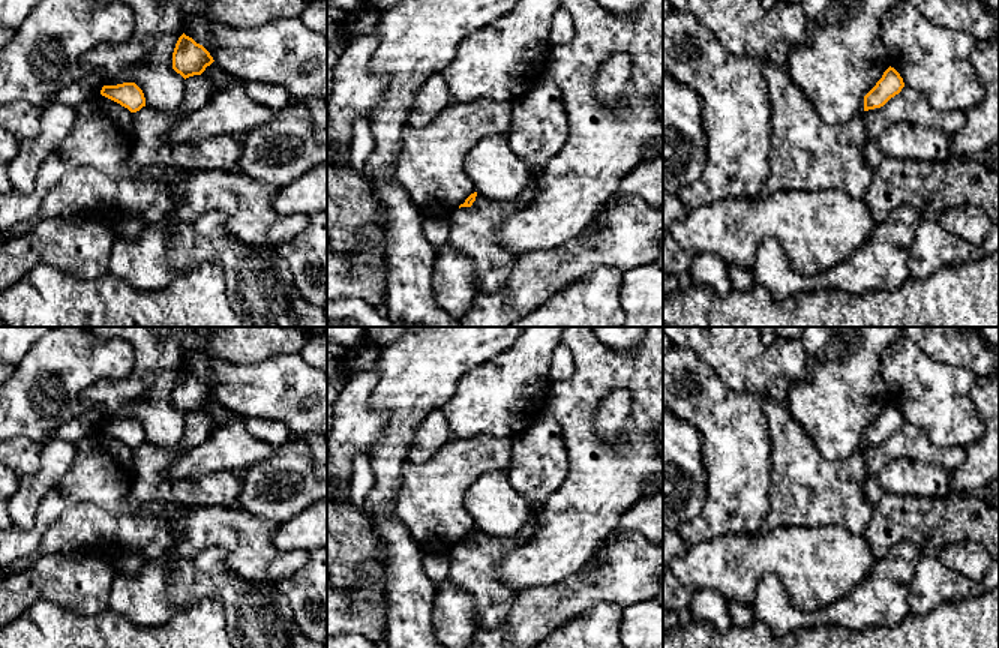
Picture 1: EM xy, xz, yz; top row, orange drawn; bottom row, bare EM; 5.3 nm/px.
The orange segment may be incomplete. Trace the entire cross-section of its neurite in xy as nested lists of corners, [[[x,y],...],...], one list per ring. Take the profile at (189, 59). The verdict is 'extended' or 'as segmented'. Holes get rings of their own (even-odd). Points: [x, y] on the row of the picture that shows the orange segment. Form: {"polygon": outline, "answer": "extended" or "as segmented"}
{"polygon": [[[184,33],[178,38],[172,52],[172,69],[184,80],[201,75],[213,63],[210,52]]], "answer": "as segmented"}

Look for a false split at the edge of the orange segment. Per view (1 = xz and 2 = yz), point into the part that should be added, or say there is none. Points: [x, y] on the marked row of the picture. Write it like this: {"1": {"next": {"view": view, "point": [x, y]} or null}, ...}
{"1": {"next": null}, "2": {"next": null}}

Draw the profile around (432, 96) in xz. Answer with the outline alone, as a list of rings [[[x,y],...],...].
[[[432,74],[417,90],[408,110],[406,124],[412,128],[428,126],[448,102],[448,88],[442,74]]]

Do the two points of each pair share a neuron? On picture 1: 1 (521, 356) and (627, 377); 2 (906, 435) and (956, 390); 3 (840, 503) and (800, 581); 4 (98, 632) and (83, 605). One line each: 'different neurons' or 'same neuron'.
1: different neurons
2: different neurons
3: different neurons
4: different neurons

